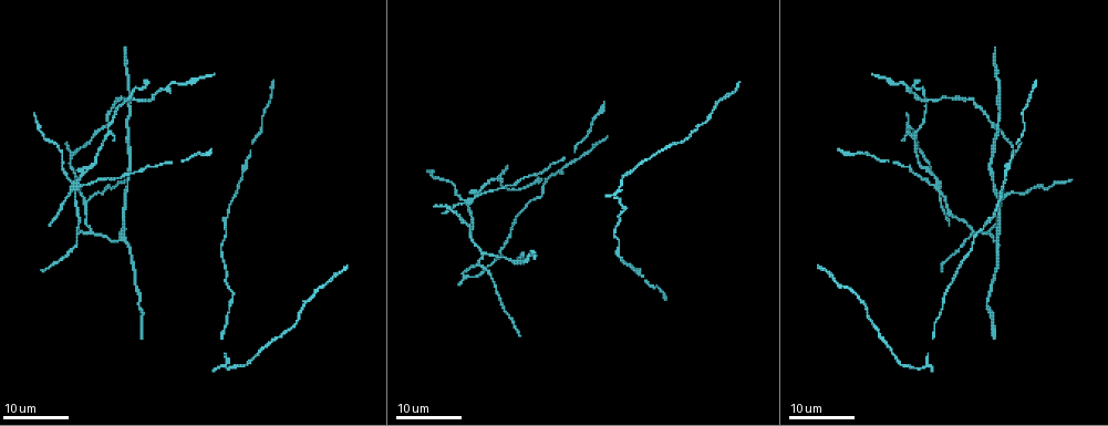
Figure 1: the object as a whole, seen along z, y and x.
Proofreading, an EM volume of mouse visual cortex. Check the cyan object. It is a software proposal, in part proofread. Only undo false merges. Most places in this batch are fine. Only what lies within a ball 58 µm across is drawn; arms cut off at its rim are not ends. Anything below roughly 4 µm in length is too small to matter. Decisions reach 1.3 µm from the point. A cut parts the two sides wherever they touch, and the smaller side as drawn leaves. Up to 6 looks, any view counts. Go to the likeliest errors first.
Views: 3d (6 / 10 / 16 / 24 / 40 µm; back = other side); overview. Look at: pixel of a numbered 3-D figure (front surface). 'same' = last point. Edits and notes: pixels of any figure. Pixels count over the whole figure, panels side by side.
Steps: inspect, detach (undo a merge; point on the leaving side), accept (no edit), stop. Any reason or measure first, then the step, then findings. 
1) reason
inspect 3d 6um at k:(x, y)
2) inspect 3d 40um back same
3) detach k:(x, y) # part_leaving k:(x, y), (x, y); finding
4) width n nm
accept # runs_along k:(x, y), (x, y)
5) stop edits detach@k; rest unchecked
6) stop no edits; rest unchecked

two arms in line, one across
inspect 3d 24um at 1:(80, 186)

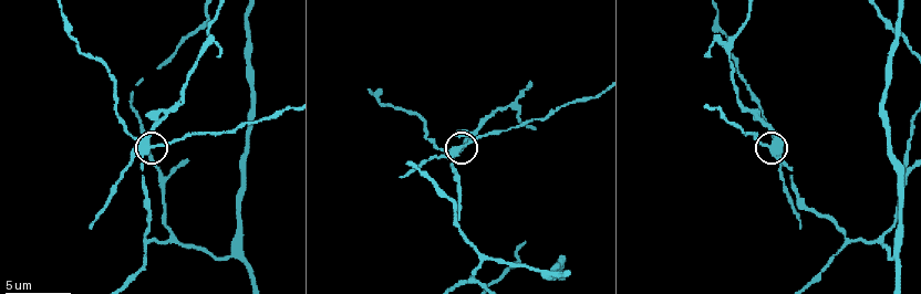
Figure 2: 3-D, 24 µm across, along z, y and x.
inspect 3d 10um at 2:(460, 148)

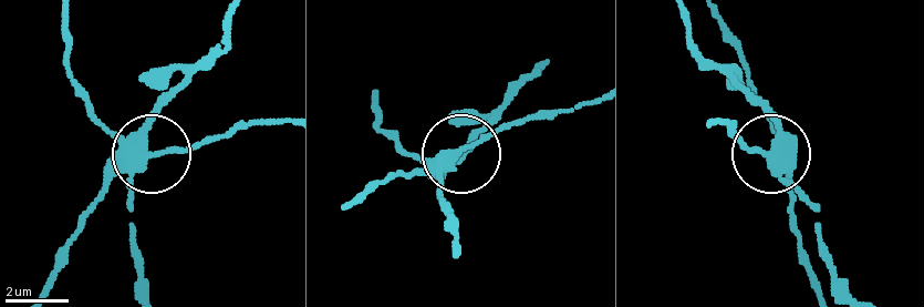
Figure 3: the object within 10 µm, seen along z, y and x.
side_arm 24 um; arms 3
detach 3:(151, 112) # two cells meet here

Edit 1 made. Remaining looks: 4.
inspect overview

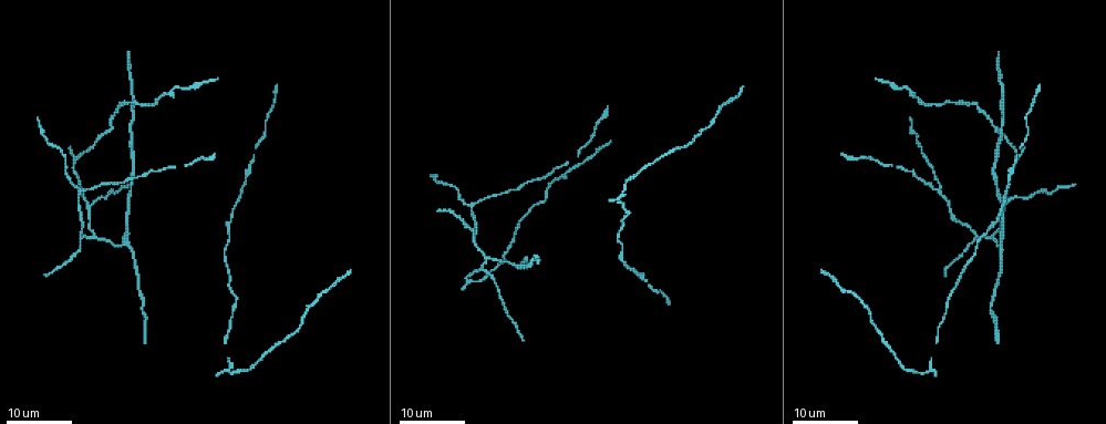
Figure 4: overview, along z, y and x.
three arms meet
inspect 3d 24um at 4:(87, 204)

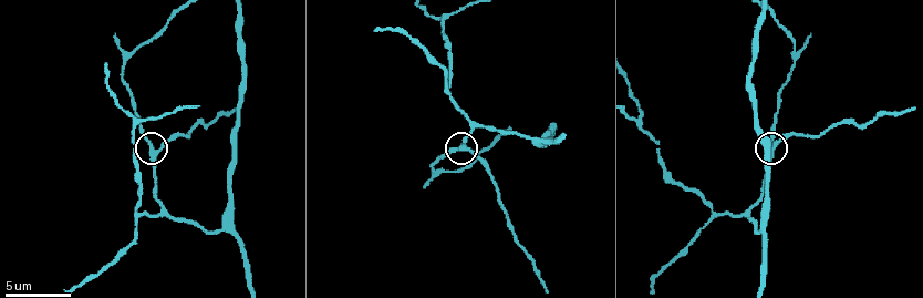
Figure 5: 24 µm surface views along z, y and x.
inspect 3d 10um at 5:(152, 155)

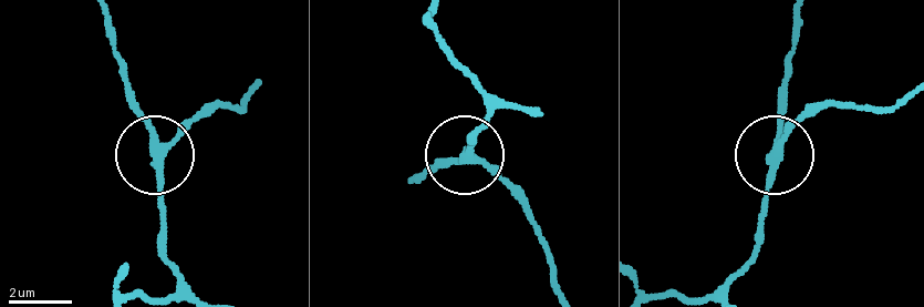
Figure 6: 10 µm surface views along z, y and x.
width 250 nm
accept # runs_along 6:(725, 288), (754, 248), (775, 145), (809, 109); continuous, no second cell

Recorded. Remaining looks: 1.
a fork
inspect 3d 10um at 5:(224, 228)

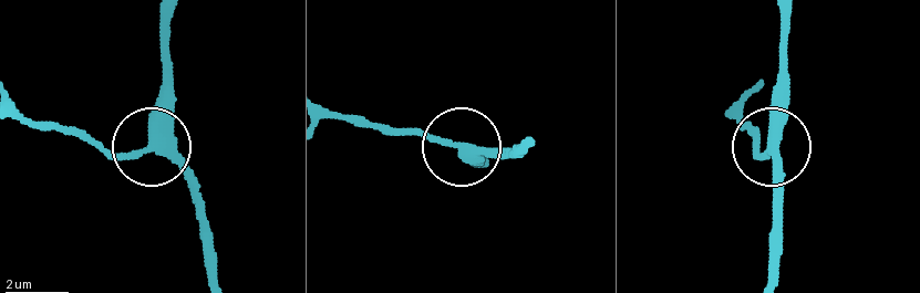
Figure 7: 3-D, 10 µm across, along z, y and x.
width 330 nm
accept # runs_along 7:(210, 276), (199, 191), (154, 136), (163, 67); one cell here

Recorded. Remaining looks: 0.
stop edits detach@3; rest unchecked

